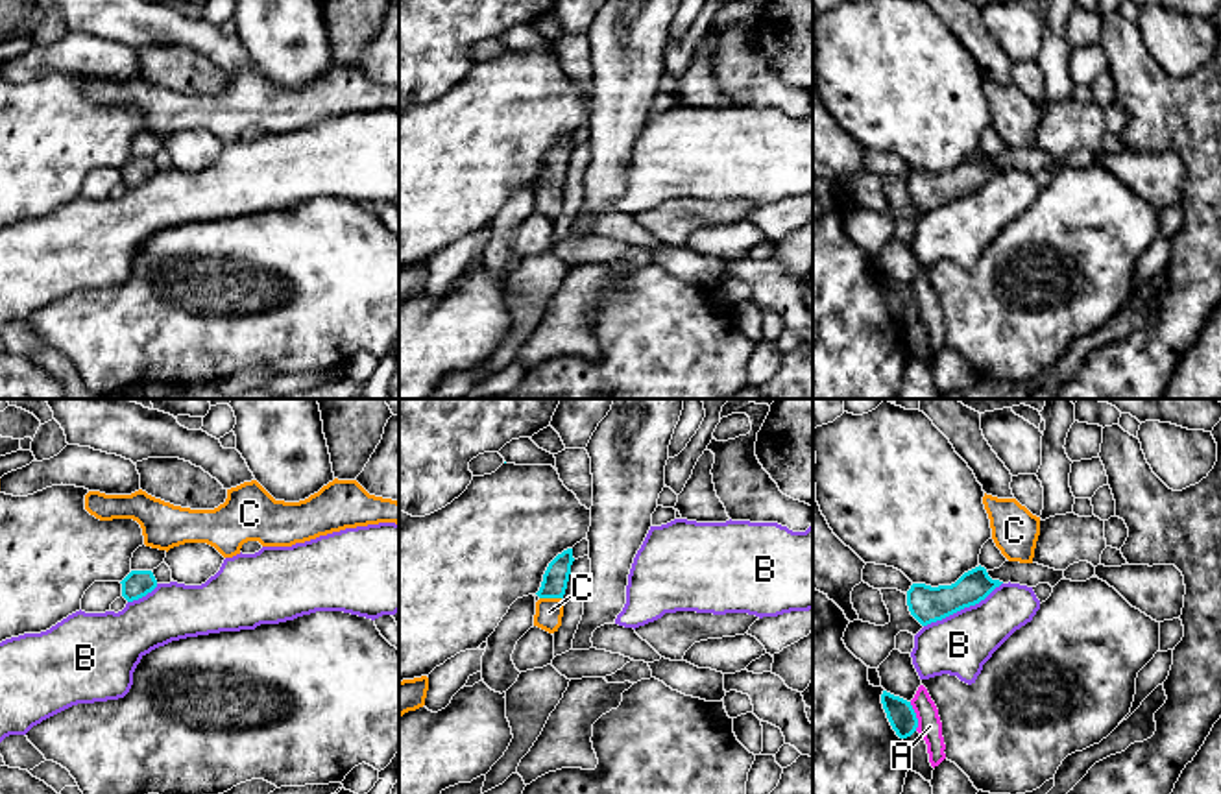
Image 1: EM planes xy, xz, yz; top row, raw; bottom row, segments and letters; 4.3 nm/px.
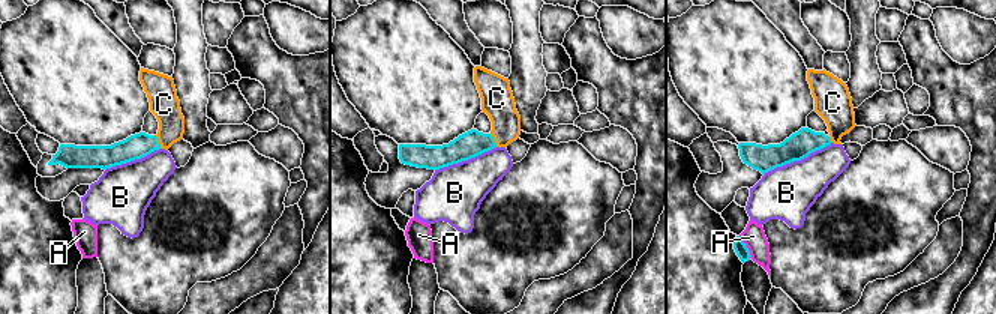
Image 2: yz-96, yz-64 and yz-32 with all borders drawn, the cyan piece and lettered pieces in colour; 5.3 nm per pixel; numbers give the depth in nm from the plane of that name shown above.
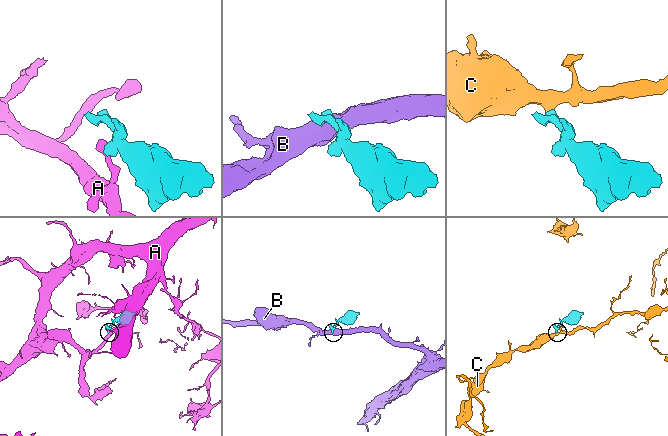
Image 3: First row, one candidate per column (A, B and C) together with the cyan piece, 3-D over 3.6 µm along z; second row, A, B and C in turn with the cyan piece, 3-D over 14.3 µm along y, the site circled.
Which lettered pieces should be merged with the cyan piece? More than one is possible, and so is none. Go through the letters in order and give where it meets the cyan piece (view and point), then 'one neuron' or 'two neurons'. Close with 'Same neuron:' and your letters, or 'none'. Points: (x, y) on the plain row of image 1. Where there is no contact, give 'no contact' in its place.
A: contact yz (915, 303); two neurons
B: contact yz (963, 194); two neurons
C: contact xz (551, 183); one neuron
Same neuron: C

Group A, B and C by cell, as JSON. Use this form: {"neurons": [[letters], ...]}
{"neurons": [["A"], ["B"], ["C"]]}

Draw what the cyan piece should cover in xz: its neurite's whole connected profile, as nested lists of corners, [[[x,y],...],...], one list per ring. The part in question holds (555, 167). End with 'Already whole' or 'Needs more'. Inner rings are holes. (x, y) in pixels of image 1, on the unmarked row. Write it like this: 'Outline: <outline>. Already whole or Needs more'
Outline: [[[573,135],[558,140],[547,153],[539,177],[536,179],[539,186],[536,188],[534,212],[554,220],[562,212],[563,203],[563,181],[567,175]]]. Needs more

